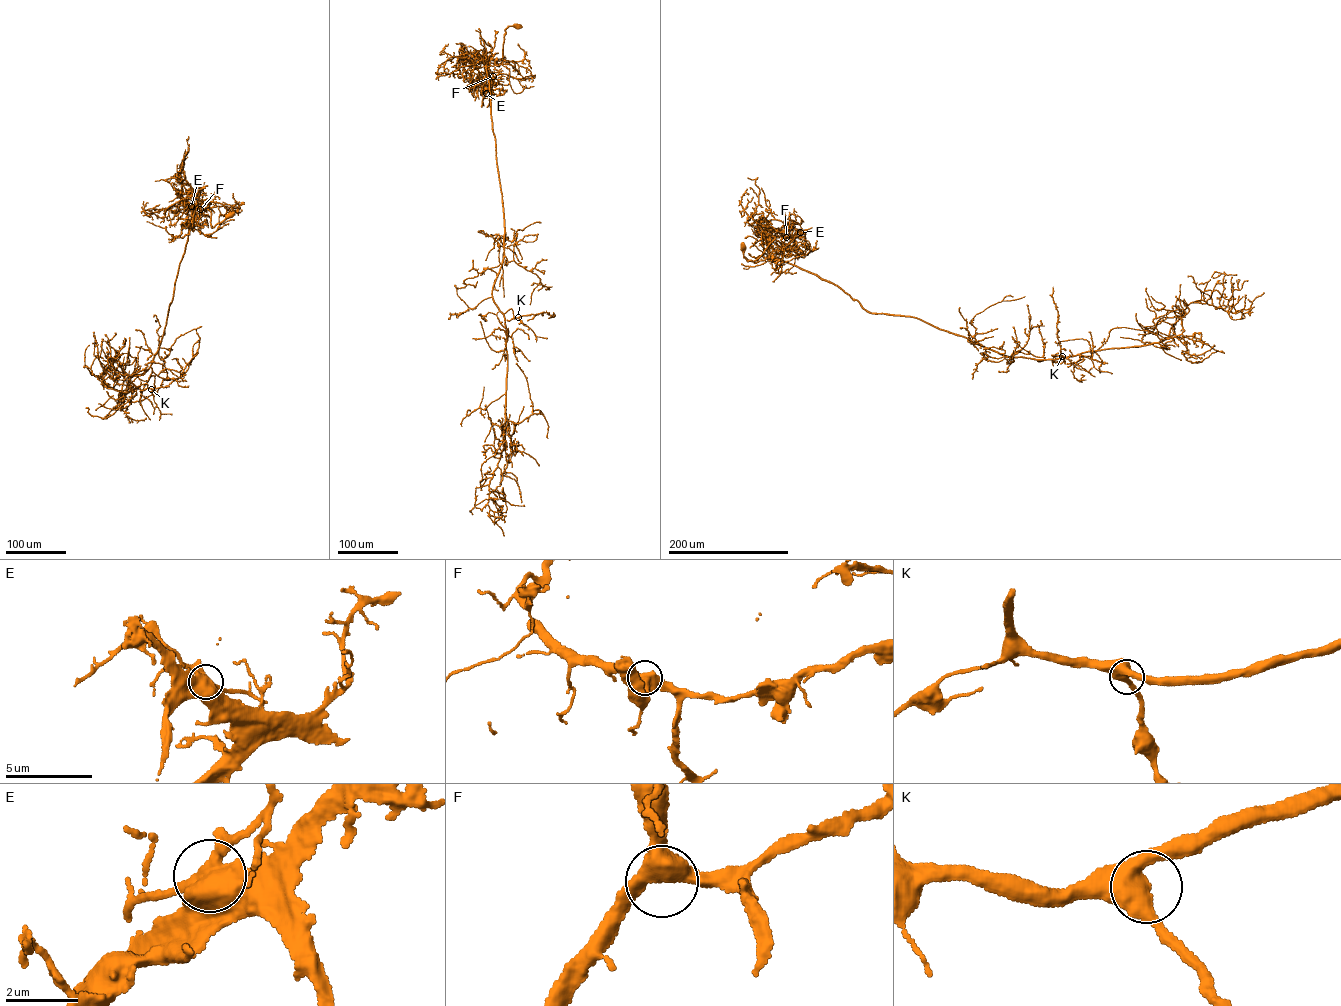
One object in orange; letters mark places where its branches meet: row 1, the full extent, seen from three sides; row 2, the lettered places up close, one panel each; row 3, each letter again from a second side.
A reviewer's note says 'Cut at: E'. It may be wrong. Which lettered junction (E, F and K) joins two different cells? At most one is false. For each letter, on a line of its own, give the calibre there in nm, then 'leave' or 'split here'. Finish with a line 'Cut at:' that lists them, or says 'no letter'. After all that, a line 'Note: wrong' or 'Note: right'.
E: 500 nm | split here
F: 500 nm | leave
K: 480 nm | leave
Cut at: E
Note: right

